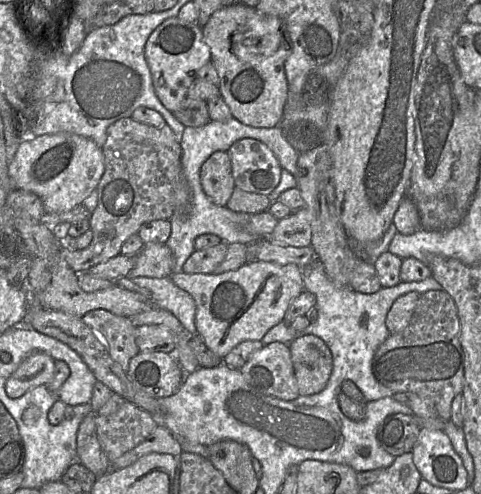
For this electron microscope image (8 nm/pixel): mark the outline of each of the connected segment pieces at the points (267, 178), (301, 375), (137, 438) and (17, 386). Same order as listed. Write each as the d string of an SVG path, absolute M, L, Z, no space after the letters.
M242 139L235 142L227 153L237 188L269 196L278 186L283 168L264 143Z
M312 334L298 336L288 346L300 395L321 392L333 369L329 347L321 338Z
M126 400L113 414L96 414L97 437L110 463L145 440L157 425L155 417Z
M37 352L25 358L9 376L5 384L7 395L16 399L41 385L49 385L53 379L55 360L46 353Z

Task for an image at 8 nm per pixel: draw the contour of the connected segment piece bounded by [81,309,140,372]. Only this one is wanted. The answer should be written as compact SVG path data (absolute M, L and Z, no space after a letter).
M98 309L86 313L81 320L106 344L111 358L127 372L130 360L140 353L135 342L135 329L130 318Z

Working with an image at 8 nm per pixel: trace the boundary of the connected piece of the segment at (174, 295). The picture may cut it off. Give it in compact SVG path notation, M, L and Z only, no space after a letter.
M138 276L130 280L137 286L150 290L152 301L156 307L171 312L192 335L197 333L195 301L170 277L147 278Z

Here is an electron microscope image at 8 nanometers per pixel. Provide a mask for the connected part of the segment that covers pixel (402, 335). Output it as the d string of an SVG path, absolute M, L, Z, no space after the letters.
M443 288L421 294L407 327L396 334L389 334L379 346L372 360L374 376L394 393L413 392L429 400L437 415L444 421L451 420L451 405L454 397L462 393L464 386L464 353L460 341L460 321L457 307Z

